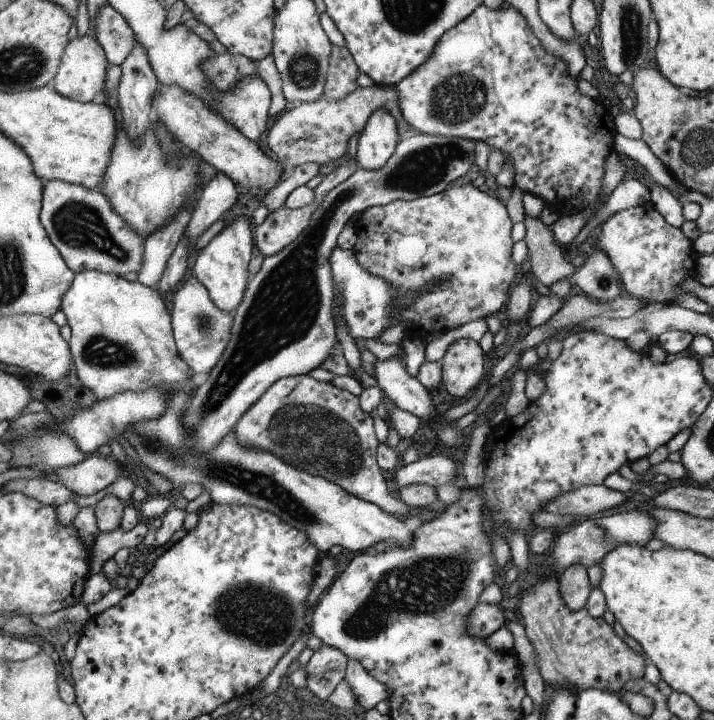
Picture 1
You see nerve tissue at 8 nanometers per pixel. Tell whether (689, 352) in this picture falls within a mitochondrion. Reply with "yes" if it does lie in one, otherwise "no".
no

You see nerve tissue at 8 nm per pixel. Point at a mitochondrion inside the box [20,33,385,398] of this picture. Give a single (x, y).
(78, 224)

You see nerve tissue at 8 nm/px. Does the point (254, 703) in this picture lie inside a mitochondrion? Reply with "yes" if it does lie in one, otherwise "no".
no

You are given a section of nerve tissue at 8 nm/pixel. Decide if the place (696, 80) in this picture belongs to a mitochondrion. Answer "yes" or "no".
no

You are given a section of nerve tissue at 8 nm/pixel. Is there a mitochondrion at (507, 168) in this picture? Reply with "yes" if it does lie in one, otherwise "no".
no

